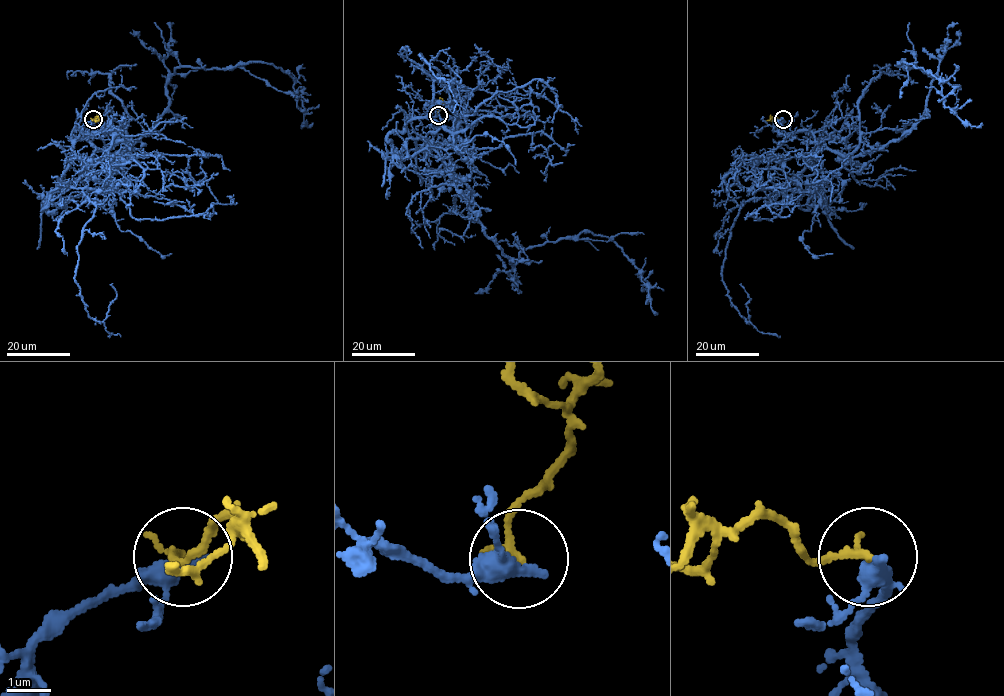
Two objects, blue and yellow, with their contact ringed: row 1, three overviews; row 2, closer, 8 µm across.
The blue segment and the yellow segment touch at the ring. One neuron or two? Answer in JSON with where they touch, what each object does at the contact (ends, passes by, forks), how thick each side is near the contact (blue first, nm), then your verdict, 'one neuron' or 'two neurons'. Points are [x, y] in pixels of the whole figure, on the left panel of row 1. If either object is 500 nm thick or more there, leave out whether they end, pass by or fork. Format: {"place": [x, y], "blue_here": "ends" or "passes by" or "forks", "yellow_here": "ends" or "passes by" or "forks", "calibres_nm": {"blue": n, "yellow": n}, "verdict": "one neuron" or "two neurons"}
{"place": [93, 119], "blue_here": "passes by", "yellow_here": "ends", "calibres_nm": {"blue": 360, "yellow": 190}, "verdict": "one neuron"}

